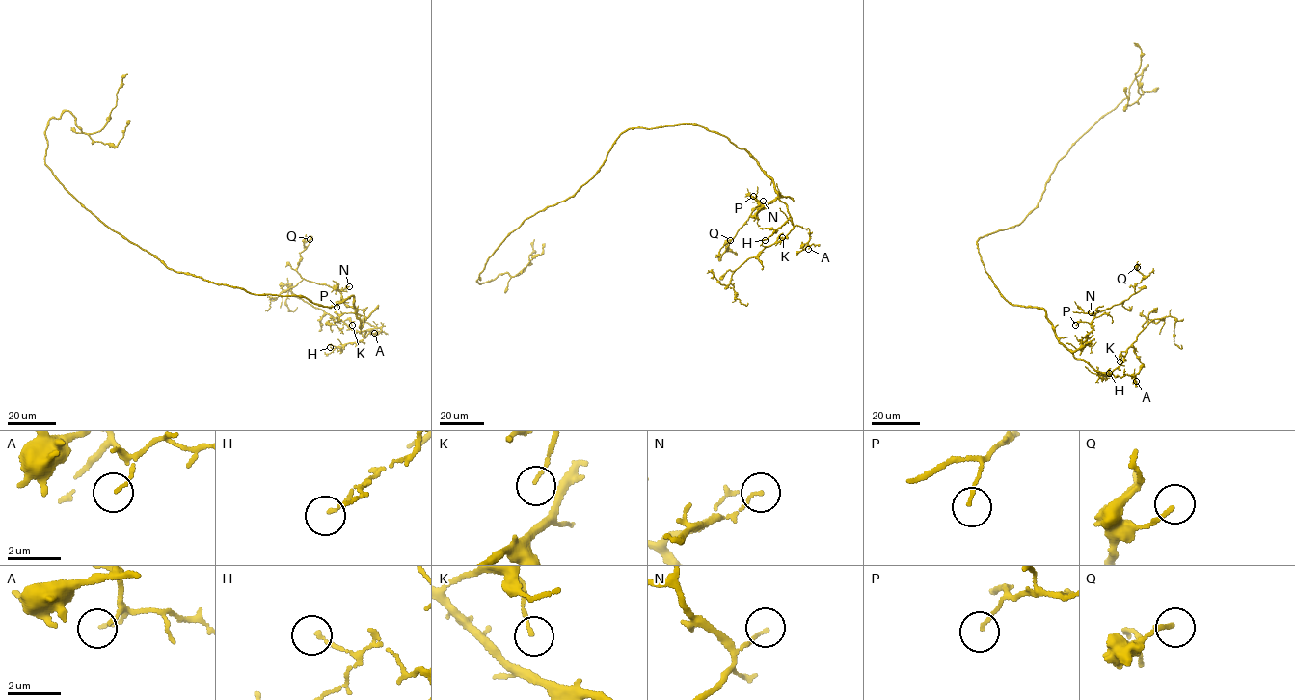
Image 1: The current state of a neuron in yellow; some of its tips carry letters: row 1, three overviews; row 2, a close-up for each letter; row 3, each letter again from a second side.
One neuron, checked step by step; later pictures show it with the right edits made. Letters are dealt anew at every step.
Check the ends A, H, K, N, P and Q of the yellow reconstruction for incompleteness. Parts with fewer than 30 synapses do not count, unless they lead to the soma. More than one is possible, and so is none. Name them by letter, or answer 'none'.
none

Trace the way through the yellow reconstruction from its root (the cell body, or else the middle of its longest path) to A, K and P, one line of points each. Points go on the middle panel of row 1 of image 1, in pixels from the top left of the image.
A: (616, 139), (631, 128), (687, 123), (725, 136), (754, 158), (771, 178), (792, 225), (809, 229), (808, 249)
K: (616, 139), (631, 128), (687, 123), (725, 136), (771, 179), (792, 221), (793, 228), (782, 237)
P: (616, 139), (635, 127), (691, 123), (706, 127), (725, 136), (754, 158), (781, 195), (764, 207), (753, 196)

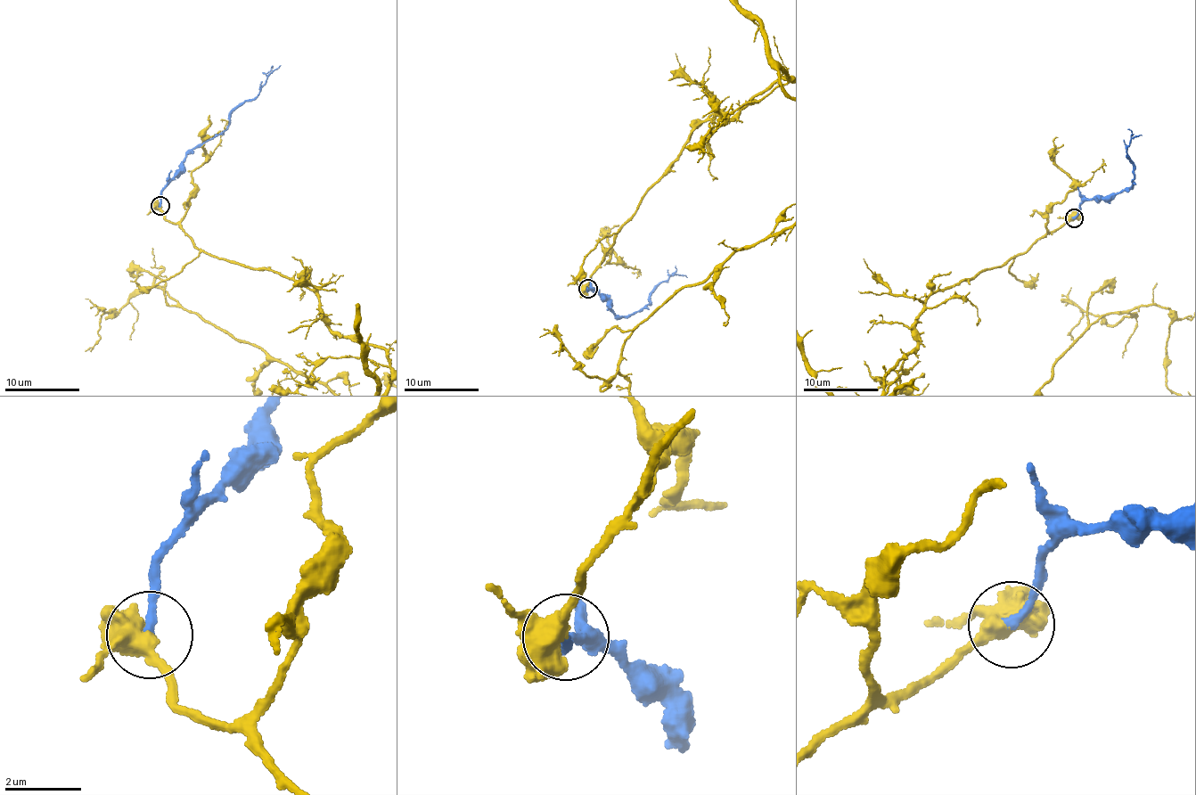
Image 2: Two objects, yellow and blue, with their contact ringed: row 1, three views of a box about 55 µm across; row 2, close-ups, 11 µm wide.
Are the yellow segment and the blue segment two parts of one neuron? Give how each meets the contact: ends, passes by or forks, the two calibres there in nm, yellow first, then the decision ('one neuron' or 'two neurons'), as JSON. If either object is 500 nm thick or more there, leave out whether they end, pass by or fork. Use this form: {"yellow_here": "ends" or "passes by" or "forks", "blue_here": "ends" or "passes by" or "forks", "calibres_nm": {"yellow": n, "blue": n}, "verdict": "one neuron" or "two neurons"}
{"yellow_here": "passes by", "blue_here": "ends", "calibres_nm": {"yellow": 480, "blue": 240}, "verdict": "one neuron"}

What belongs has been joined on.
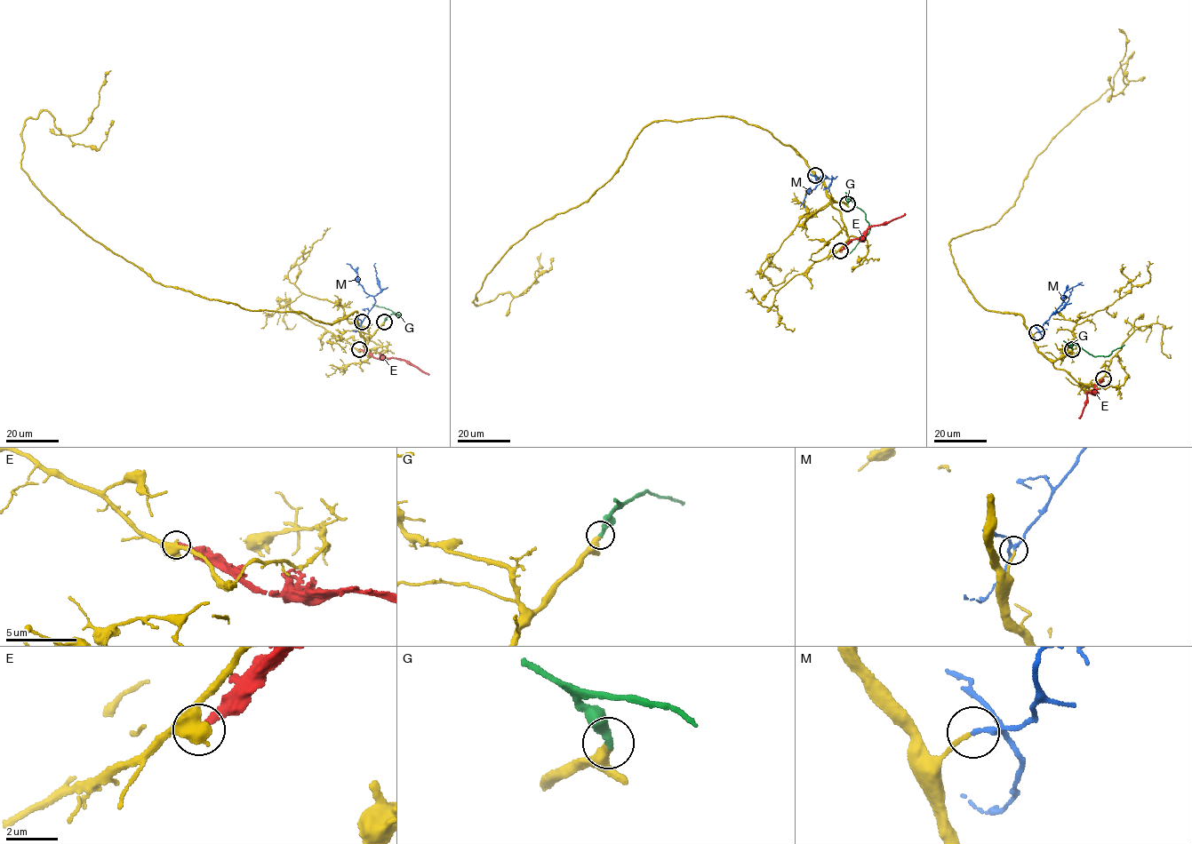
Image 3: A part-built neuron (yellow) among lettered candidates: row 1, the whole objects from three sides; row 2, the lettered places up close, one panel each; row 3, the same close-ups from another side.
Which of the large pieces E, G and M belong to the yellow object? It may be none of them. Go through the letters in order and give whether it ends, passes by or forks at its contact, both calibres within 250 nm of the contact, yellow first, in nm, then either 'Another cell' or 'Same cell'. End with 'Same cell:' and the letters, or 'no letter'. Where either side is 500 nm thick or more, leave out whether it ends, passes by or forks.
E: Thickness 600 nm (yellow) against 280 nm. Another cell
G: It ends there. Thickness 380 nm (yellow) against 340 nm. Another cell
M: It passes by. Thickness 130 nm (yellow) against 150 nm. Same cell
Same cell: M

